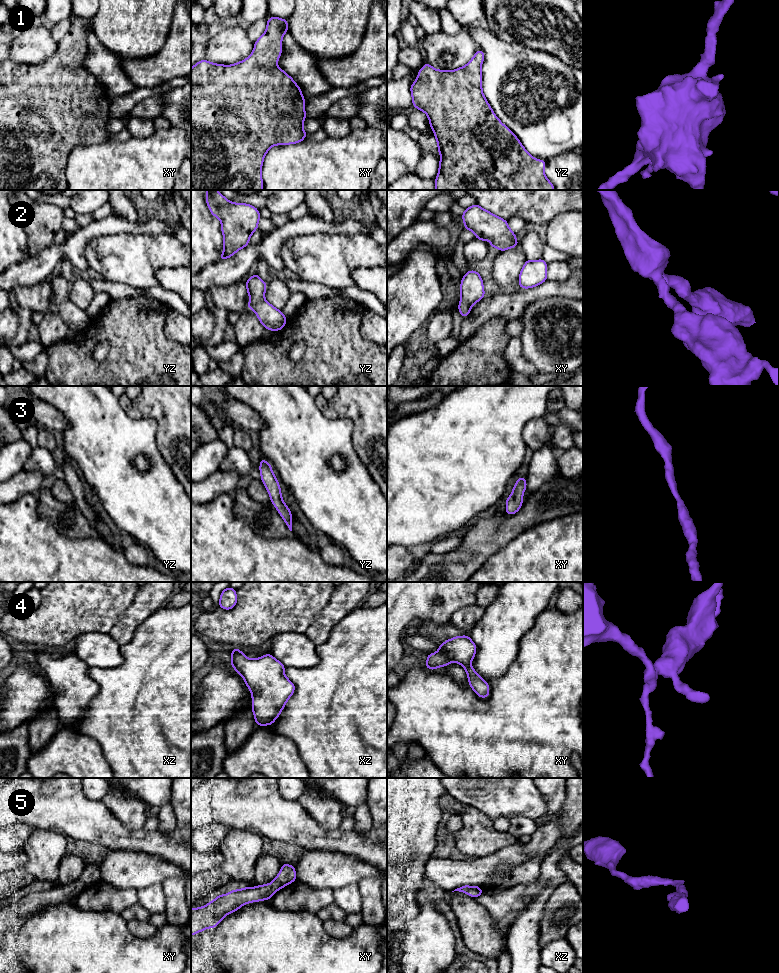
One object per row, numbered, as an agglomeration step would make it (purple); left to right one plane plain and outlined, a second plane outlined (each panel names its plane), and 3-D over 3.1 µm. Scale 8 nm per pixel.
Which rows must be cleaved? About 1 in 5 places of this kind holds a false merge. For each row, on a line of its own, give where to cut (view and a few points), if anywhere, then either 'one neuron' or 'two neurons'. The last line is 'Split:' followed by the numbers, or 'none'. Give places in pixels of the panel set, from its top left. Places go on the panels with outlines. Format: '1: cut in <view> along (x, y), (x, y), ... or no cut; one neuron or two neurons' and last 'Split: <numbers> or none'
1: no cut; one neuron
2: no cut; one neuron
3: no cut; one neuron
4: no cut; one neuron
5: no cut; one neuron
Split: none

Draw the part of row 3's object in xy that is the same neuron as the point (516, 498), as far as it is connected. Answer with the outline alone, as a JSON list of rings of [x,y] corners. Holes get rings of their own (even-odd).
[[[520,477],[517,479],[512,494],[506,499],[506,510],[508,515],[513,515],[520,510],[523,503],[523,493],[527,487],[526,478]]]

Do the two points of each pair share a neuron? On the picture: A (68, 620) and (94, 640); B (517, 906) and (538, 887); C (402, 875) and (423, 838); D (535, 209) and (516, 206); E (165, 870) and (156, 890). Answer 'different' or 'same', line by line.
A: different
B: same
C: same
D: same
E: different

